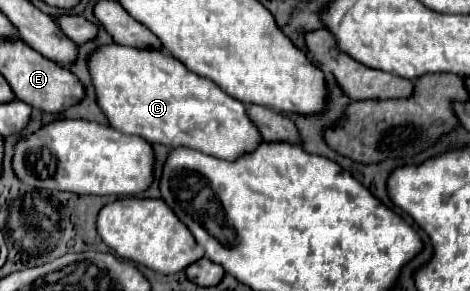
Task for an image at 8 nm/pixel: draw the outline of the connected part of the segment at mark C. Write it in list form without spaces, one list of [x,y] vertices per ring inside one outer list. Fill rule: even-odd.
[[[106,45],[90,55],[90,73],[96,87],[98,105],[104,109],[108,123],[128,135],[140,135],[148,143],[160,143],[170,149],[188,147],[200,153],[236,161],[240,155],[256,151],[264,141],[254,121],[248,117],[244,103],[224,93],[214,81],[192,73],[180,59],[158,49],[134,49],[124,45]]]

